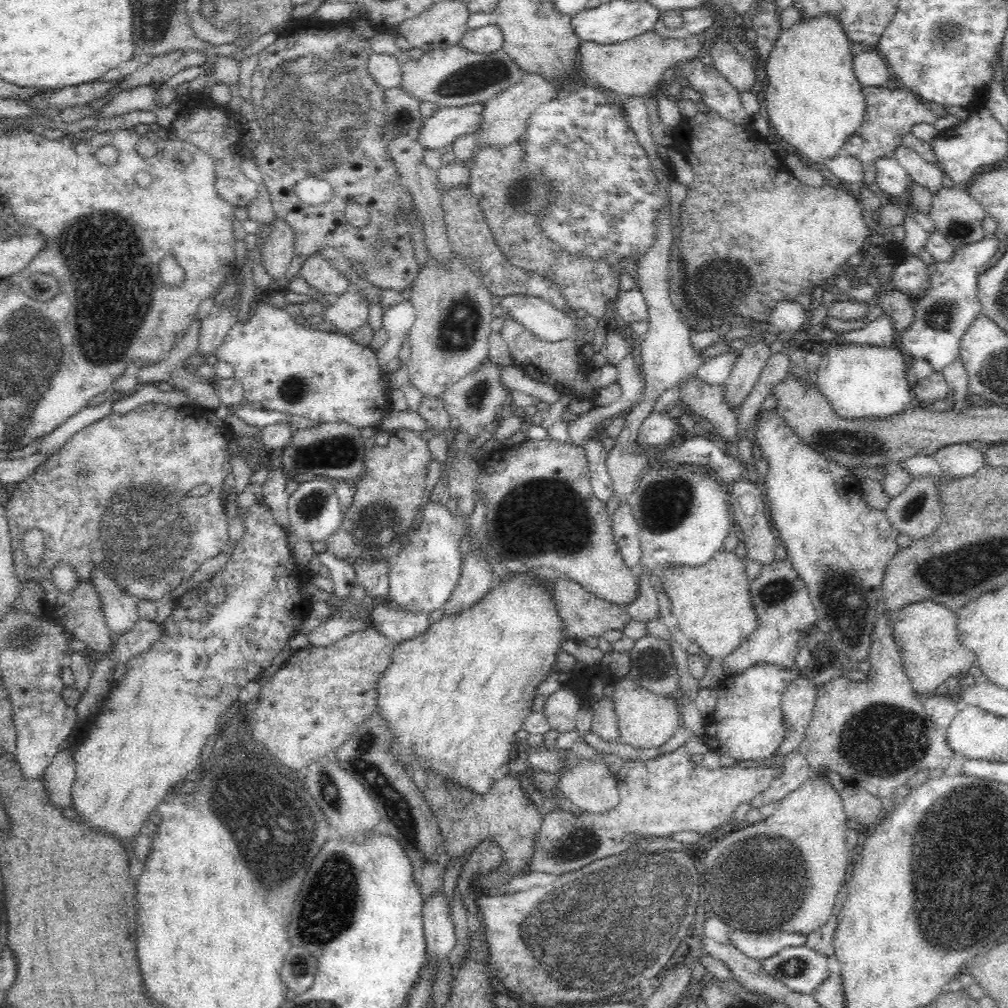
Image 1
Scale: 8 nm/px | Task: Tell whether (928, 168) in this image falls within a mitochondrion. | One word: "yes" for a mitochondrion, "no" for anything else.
no

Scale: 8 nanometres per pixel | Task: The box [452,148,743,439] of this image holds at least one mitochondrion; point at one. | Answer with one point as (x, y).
(477, 393)

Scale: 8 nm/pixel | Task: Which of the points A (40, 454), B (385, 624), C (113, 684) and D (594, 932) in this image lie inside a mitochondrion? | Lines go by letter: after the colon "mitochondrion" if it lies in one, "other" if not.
A: other
B: other
C: other
D: mitochondrion

